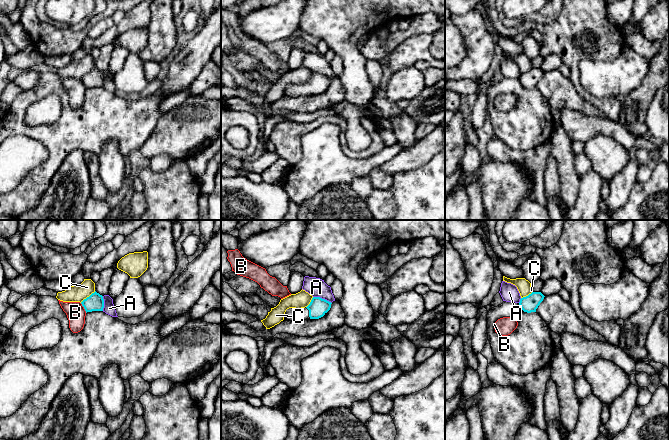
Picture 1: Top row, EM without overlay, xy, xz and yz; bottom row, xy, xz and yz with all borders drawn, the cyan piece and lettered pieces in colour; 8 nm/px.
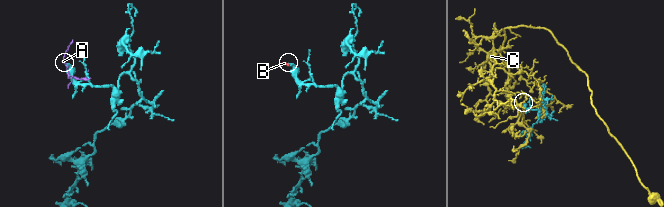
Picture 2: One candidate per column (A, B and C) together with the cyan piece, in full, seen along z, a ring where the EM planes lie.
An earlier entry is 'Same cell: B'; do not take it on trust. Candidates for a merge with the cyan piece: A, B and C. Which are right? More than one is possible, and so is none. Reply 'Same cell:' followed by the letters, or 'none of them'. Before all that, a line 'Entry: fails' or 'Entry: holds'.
Entry: fails
Same cell: none of them

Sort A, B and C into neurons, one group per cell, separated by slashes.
A / B / C

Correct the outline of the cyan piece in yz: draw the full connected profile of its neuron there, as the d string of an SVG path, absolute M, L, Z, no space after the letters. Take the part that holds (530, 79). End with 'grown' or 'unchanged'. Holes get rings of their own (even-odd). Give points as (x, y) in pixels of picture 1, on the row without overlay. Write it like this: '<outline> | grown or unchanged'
M532 68L526 73L520 75L519 81L524 88L536 88L536 85L544 75L541 68Z | unchanged

